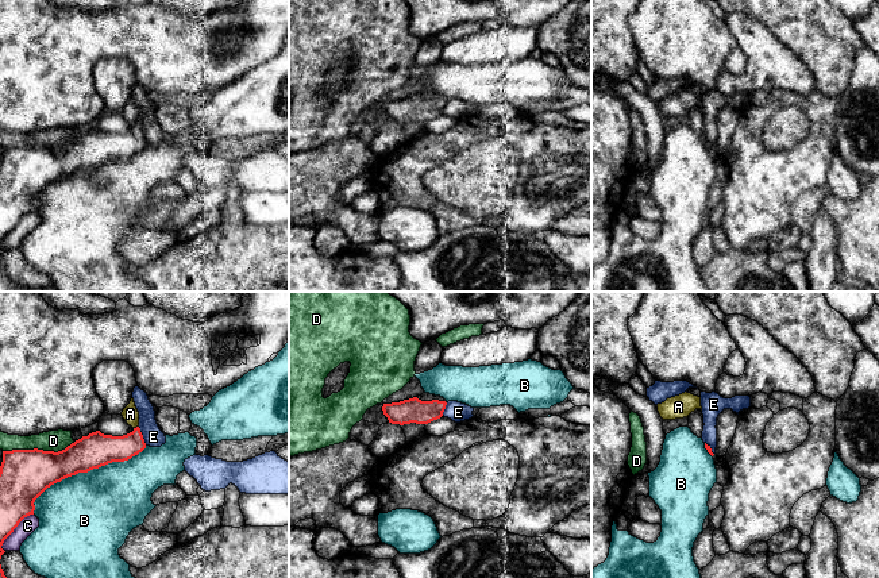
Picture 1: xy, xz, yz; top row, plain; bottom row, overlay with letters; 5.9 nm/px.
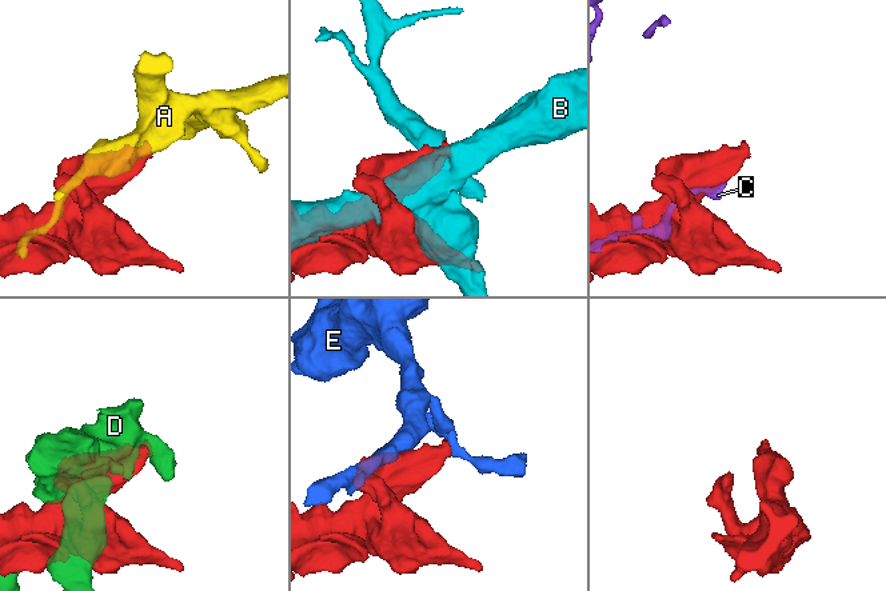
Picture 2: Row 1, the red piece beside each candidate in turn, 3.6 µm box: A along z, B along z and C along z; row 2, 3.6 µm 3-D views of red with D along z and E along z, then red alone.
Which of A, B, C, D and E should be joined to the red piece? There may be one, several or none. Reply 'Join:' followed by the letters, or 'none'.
Join: A

